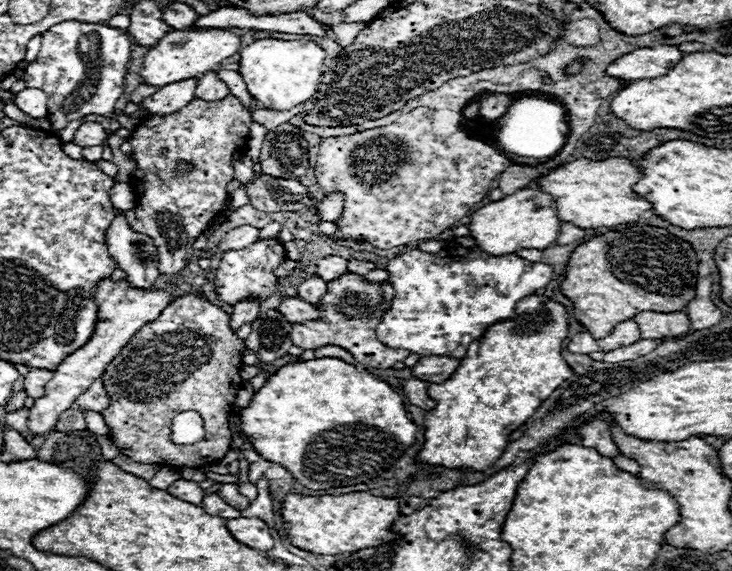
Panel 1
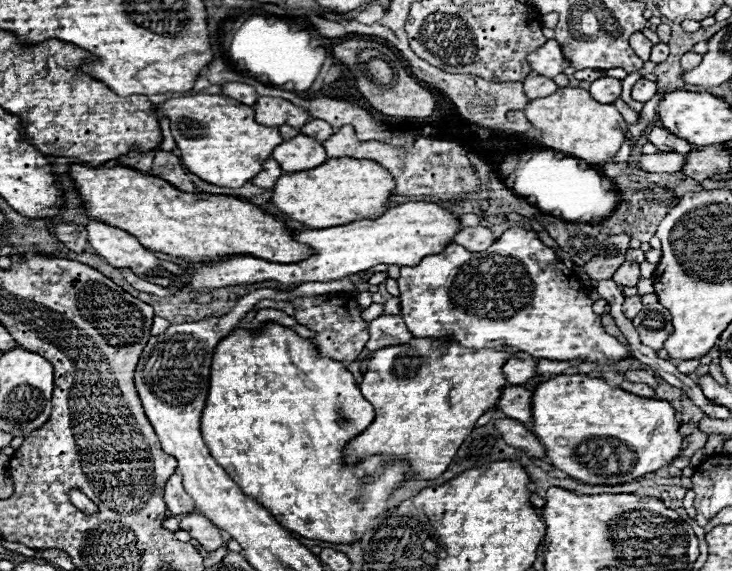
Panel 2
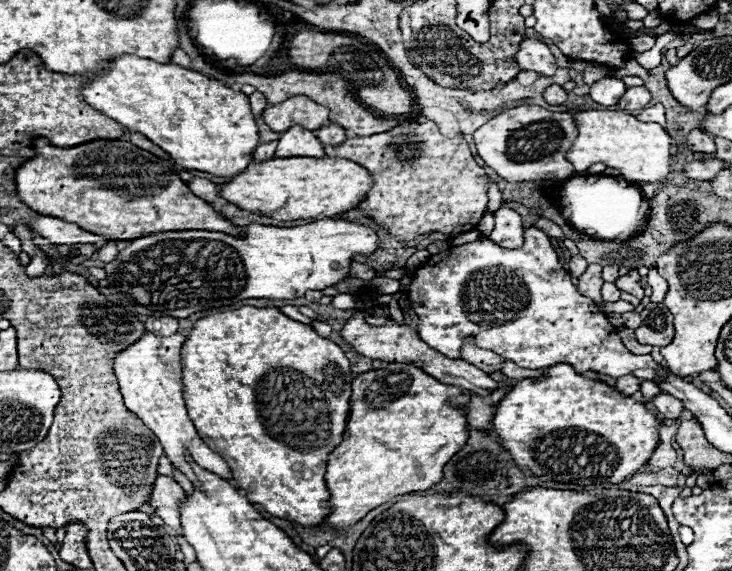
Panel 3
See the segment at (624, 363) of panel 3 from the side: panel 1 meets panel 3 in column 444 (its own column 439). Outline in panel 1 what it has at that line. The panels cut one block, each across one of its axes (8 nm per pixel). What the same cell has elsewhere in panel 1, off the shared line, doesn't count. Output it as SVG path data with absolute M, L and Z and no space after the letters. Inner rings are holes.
M460 246L436 254L410 250L390 260L384 270L388 272L386 280L394 288L394 298L392 306L376 328L376 338L380 338L380 342L386 342L392 348L412 350L418 356L450 356L458 360L466 356L468 346L478 340L488 326L508 320L514 314L516 304L522 298L534 294L538 288L546 288L554 274L554 268L550 264L524 262L522 258L516 258L516 254L492 256L476 248Z

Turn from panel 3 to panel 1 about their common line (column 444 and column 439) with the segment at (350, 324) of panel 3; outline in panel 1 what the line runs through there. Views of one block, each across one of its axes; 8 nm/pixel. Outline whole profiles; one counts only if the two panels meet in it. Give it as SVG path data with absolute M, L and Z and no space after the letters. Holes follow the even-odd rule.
M420 358L416 366L412 366L412 374L418 380L440 384L446 382L458 368L456 358Z

